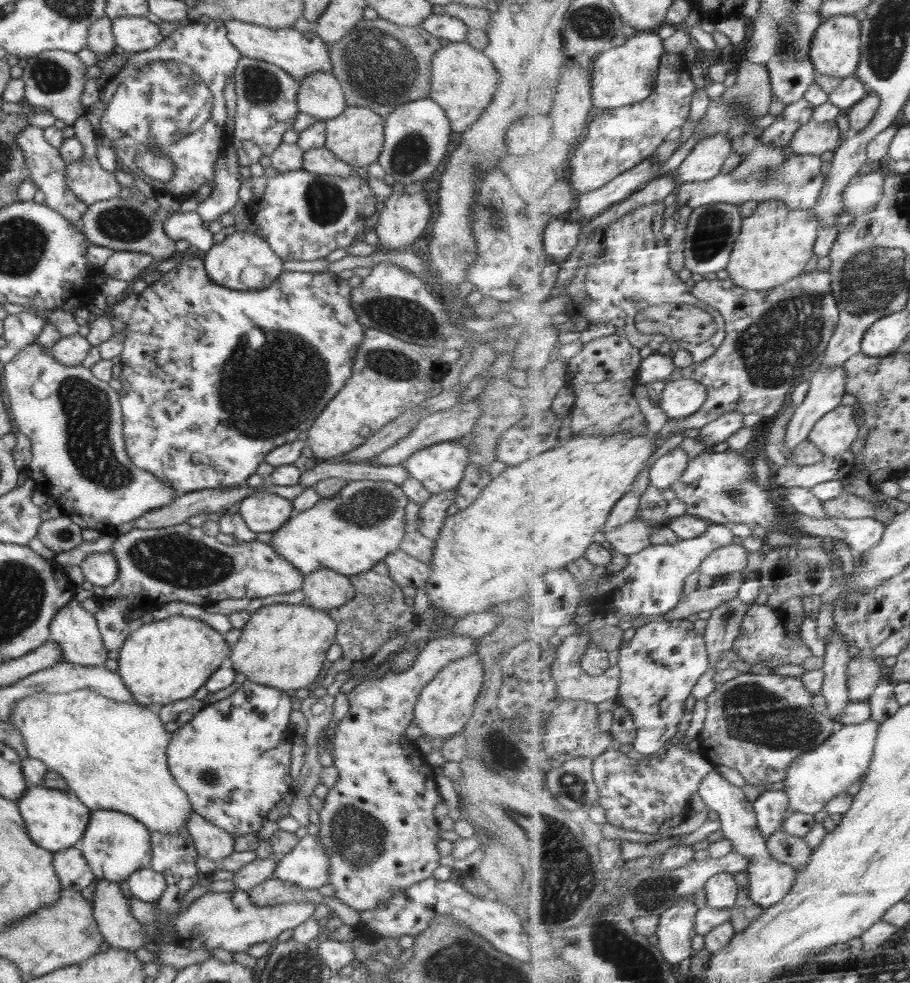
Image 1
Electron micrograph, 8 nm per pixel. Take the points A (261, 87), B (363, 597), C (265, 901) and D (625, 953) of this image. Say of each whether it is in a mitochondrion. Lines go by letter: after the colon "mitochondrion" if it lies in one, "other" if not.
A: mitochondrion
B: other
C: other
D: mitochondrion

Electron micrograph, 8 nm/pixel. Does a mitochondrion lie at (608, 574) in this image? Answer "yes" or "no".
no

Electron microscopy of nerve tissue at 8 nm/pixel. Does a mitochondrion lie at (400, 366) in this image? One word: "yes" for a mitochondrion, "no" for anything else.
yes

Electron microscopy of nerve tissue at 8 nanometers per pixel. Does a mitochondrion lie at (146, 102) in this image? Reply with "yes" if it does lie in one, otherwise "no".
yes

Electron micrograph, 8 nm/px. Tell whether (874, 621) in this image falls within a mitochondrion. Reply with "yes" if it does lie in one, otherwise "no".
no

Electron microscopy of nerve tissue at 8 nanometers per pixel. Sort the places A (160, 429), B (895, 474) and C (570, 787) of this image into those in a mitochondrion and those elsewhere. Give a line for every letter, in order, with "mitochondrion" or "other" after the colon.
A: other
B: other
C: mitochondrion

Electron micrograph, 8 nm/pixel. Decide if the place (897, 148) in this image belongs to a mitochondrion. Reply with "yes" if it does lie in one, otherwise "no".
no

